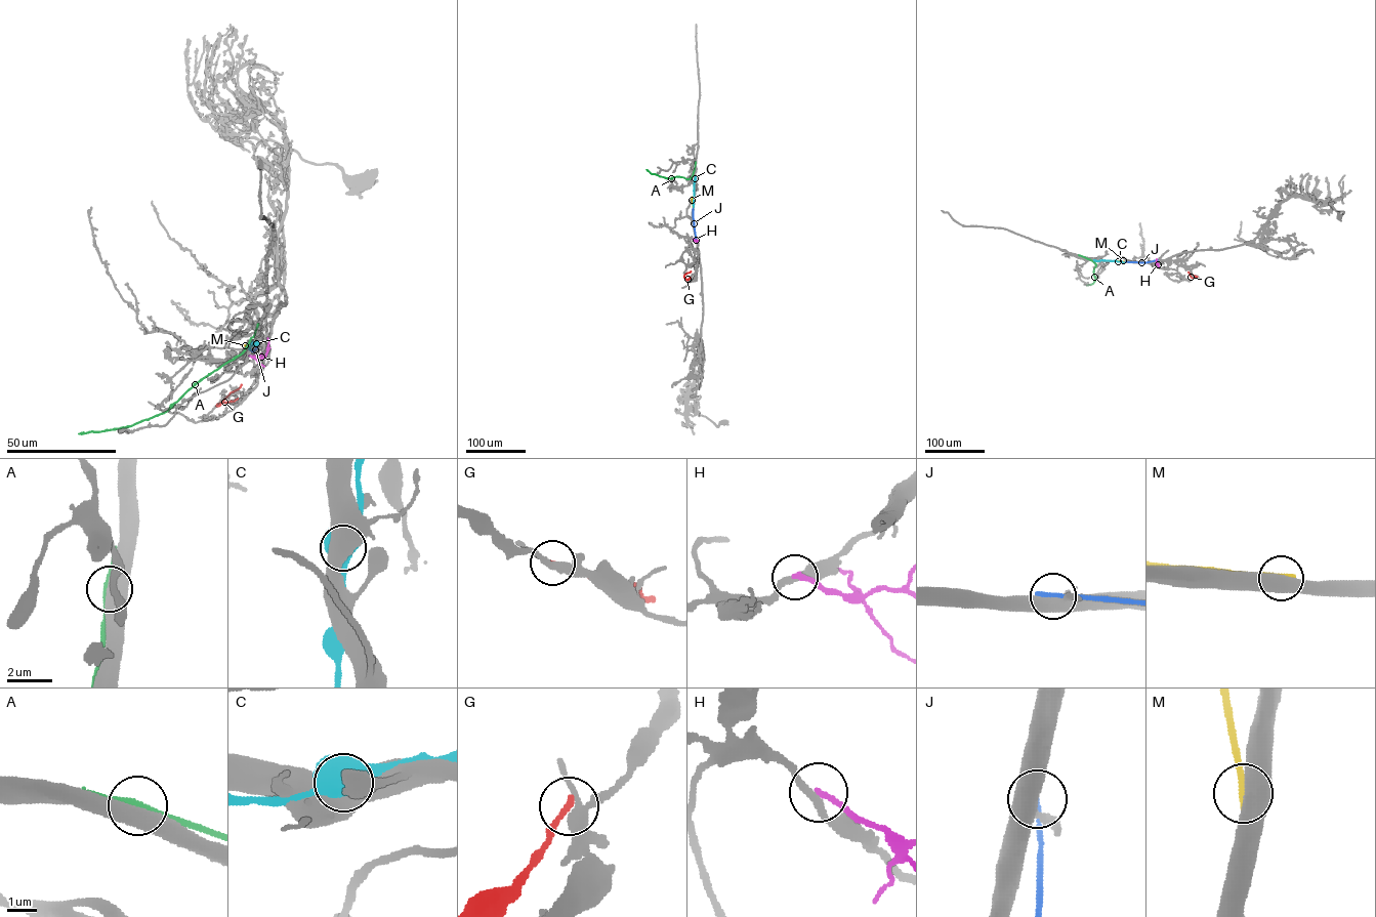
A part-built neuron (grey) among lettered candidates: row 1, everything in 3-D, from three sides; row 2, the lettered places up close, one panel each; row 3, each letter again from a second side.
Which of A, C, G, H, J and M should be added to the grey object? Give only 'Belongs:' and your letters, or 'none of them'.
Belongs: none of them

